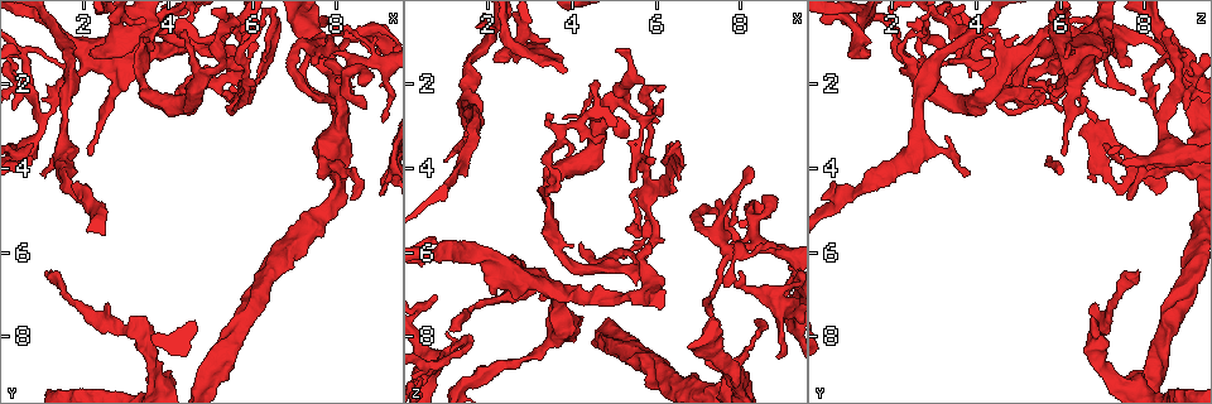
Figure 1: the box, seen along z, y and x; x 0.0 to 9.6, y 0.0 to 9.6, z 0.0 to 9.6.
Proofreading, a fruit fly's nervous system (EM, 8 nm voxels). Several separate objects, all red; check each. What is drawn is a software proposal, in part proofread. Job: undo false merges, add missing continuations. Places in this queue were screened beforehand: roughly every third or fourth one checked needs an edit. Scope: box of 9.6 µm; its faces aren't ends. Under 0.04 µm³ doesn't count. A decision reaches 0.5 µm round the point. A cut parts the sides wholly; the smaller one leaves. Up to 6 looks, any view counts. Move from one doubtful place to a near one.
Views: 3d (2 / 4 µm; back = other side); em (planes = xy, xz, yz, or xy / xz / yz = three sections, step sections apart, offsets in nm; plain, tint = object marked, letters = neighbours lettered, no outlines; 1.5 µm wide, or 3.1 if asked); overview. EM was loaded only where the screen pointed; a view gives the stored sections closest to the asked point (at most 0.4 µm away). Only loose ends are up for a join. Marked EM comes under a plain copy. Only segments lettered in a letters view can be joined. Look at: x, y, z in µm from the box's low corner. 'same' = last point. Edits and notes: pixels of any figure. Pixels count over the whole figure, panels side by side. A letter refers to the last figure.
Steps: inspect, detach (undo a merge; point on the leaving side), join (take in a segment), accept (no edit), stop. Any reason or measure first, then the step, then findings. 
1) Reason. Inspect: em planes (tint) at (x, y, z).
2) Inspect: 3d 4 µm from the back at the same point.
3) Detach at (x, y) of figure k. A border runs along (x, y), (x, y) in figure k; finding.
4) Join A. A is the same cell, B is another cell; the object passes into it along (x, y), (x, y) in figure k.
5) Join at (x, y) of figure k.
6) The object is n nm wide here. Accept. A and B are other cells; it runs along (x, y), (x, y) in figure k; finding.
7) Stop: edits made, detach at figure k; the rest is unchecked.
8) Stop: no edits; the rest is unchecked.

Calibre changes. Inspect: 3d 2 µm at (3.70, 2.35, 4.00).

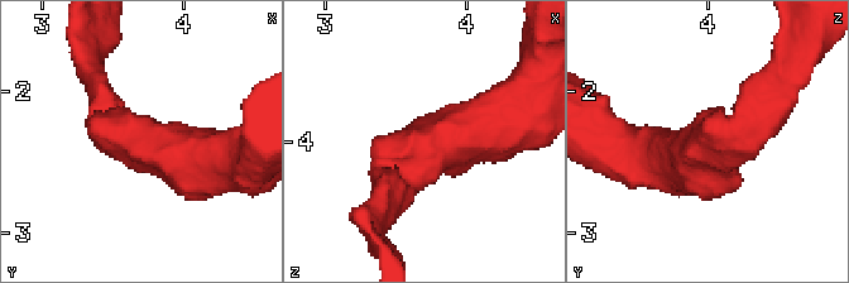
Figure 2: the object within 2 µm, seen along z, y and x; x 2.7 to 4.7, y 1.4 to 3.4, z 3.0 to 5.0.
The arms are 200, 420 nm wide. Inspect: em planes (tint) at (3.70, 2.32, 4.06).

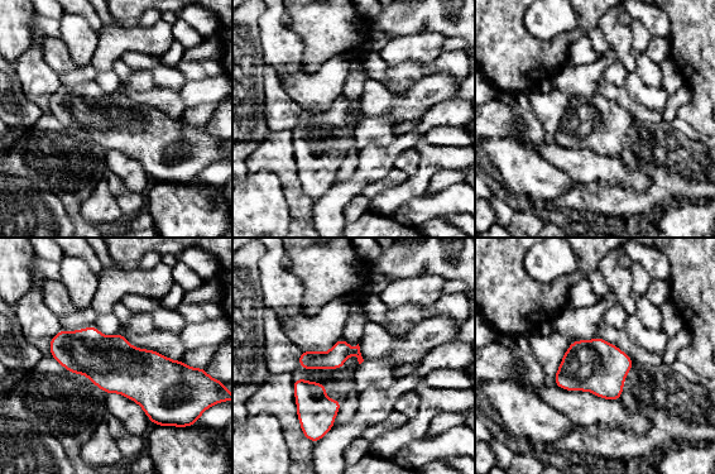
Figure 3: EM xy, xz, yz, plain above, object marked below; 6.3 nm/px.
See the neighbours. Inspect: em planes (letters) at the same point.

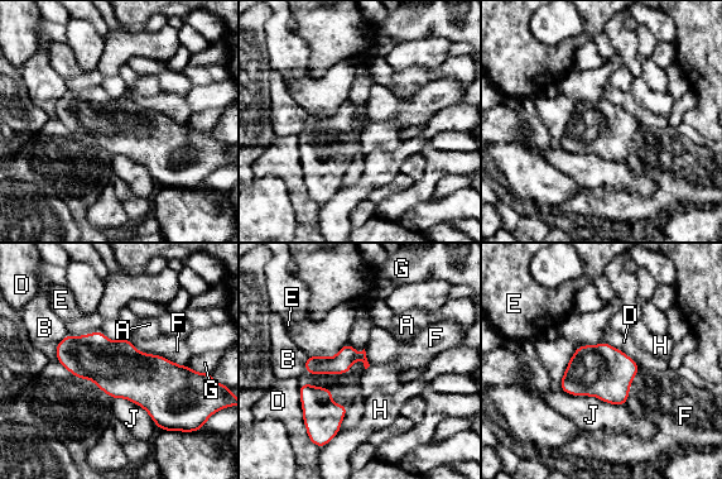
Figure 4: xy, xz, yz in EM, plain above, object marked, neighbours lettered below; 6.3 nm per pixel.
The longest contact is with J, 440 nm. Accept. A, B, D, E, F, G, H and J are other cells; it runs along (362, 354), (307, 367) in figure 4; continuous, no second neuron.

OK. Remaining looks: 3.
Inspect: em planes (letters) at (8.80, 1.20, 7.20).

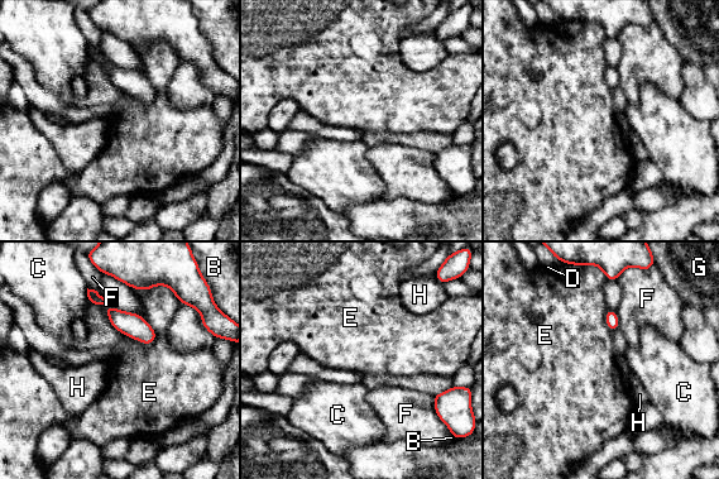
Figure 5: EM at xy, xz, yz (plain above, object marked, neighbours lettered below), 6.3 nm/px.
Accept. B, C, D, E, F, G and H are other cells; it runs along (90, 292), (121, 321), (152, 338) in figure 5; no lettered segment goes on from it.

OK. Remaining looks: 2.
Thin end. Inspect: 3d 2 µm at (1.10, 6.45, 7.85).

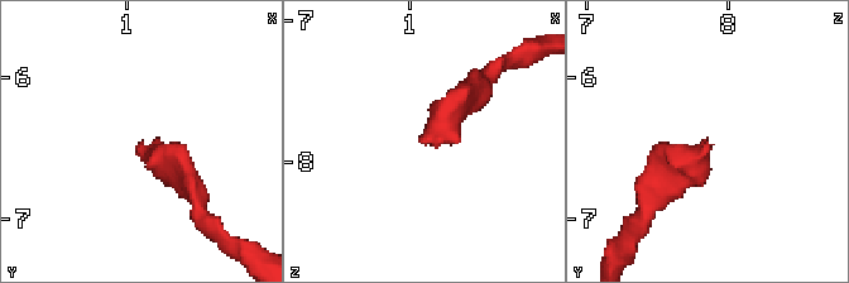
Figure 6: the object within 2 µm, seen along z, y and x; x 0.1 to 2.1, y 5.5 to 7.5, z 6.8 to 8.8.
Inspect: em planes (letters) at (1.06, 6.48, 7.86).

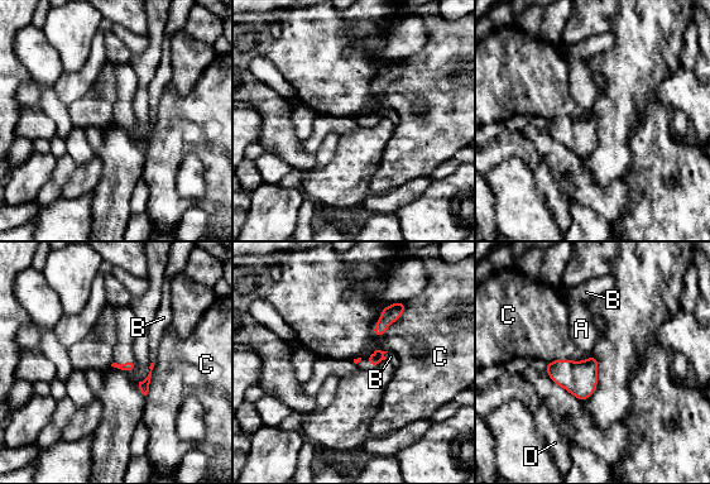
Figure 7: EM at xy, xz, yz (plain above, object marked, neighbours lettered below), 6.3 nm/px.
Join B. B is the same cell, A, C and D are other cells; the object passes into it along (375, 358), (383, 355), (391, 356) in figure 7; it goes on there.

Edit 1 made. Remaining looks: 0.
Stop: edits made, join at figure 7; the rest is unchecked.

